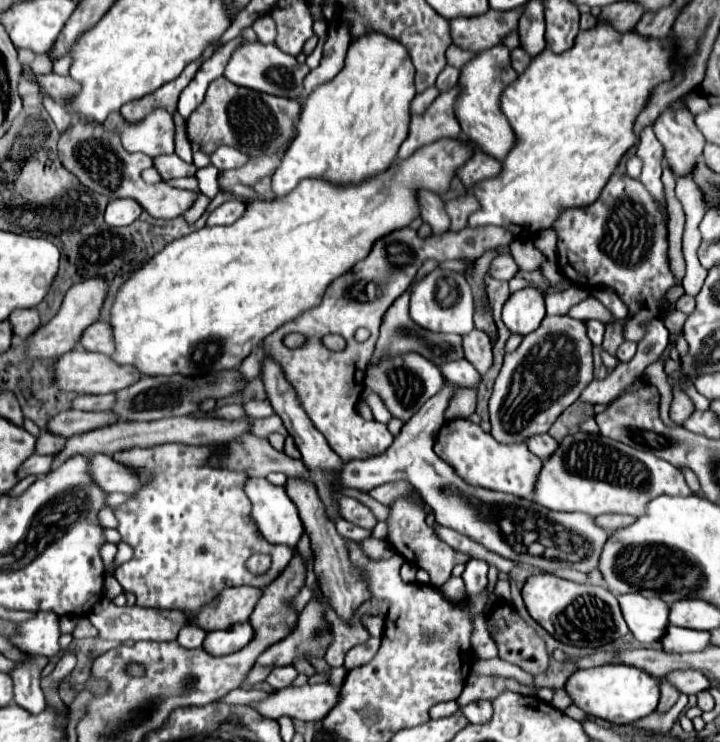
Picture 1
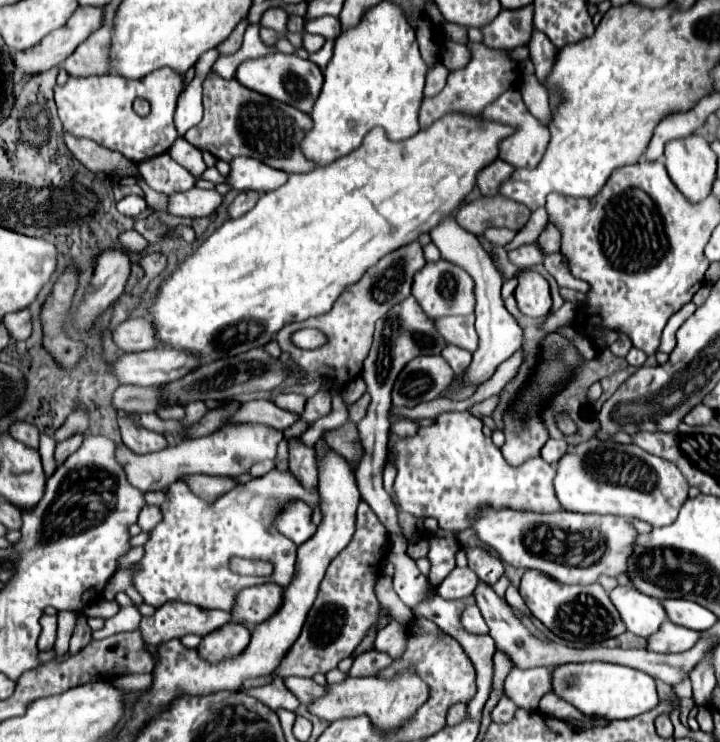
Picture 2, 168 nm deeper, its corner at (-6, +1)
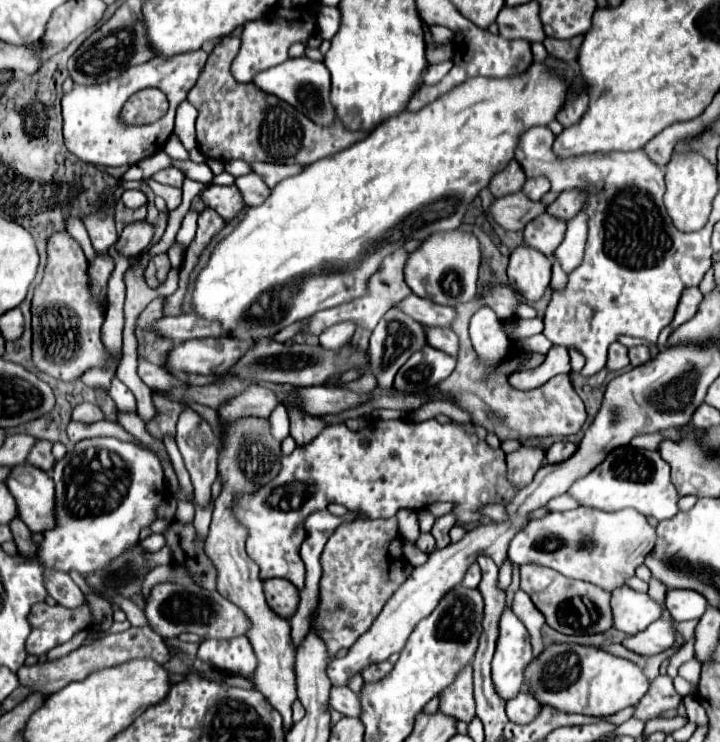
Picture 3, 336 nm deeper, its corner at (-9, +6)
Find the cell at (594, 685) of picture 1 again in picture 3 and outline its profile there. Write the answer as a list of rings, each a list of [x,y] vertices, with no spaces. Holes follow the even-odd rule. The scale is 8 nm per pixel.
[[[551,643],[545,645],[543,653],[539,657],[533,657],[531,663],[525,667],[525,681],[529,683],[529,693],[541,703],[549,705],[557,711],[567,711],[567,713],[581,713],[581,715],[615,715],[617,711],[637,705],[641,697],[649,689],[649,681],[645,679],[641,667],[635,663],[615,657],[599,647],[589,647],[589,645],[579,645],[579,643]]]

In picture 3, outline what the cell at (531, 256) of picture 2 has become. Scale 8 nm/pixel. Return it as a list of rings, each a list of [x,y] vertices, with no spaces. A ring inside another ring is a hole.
[[[539,215],[525,227],[525,245],[539,249],[543,255],[553,257],[555,249],[563,241],[565,235],[563,219],[555,219],[553,215]]]

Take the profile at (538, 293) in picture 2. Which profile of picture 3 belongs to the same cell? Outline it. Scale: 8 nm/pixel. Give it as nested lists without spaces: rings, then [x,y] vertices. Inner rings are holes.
[[[519,245],[509,255],[509,285],[527,301],[539,301],[551,281],[551,259],[533,247]]]

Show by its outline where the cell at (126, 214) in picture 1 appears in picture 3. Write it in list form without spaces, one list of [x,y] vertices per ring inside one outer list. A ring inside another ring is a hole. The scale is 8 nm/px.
[[[123,191],[121,201],[123,201],[127,207],[137,209],[137,207],[141,207],[141,205],[147,203],[147,197],[145,197],[141,191]]]

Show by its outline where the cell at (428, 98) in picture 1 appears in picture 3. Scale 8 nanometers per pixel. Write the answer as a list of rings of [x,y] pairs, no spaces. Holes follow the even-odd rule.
[[[445,61],[445,63],[439,63],[439,65],[431,65],[431,67],[427,69],[427,73],[423,75],[423,83],[425,83],[425,85],[437,85],[437,83],[449,73],[451,67],[453,67],[451,61]]]

